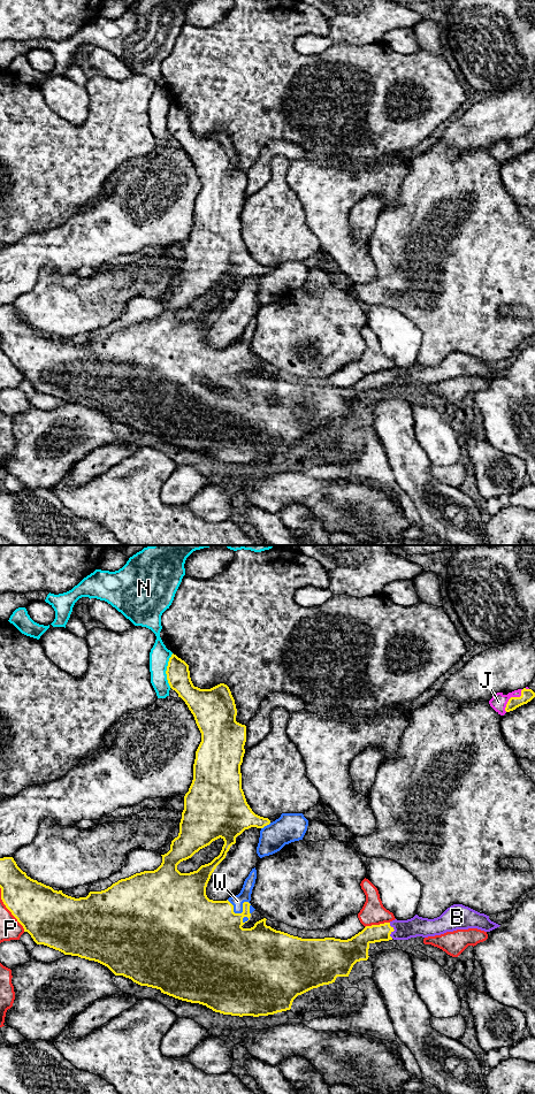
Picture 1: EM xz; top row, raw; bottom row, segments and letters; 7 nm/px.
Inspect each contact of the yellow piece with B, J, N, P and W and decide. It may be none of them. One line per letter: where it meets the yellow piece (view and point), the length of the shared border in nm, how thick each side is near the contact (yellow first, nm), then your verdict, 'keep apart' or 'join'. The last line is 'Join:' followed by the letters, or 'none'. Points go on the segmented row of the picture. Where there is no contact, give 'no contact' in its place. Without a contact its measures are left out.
B: meets yellow in xz at (394, 930); contact 110 nm long; 130 nm thick on the yellow side, 140 nm on the other; join
J: meets yellow in xz at (511, 697); contact 200 nm long; 90 nm thick on the yellow side, 120 nm on the other; join
N: meets yellow in xz at (166, 671); contact 240 nm long; 160 nm thick on the yellow side, 140 nm on the other; keep apart
P: meets yellow in xz at (7, 908); contact 360 nm long; 340 nm thick on the yellow side, 150 nm on the other; keep apart
W: meets yellow in xz at (243, 909); contact 190 nm long; 380 nm thick on the yellow side, 90 nm on the other; join
Join: B, J, W

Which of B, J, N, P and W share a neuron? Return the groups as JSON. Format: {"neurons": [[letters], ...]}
{"neurons": [["B", "J", "W"], ["N"], ["P"]]}

